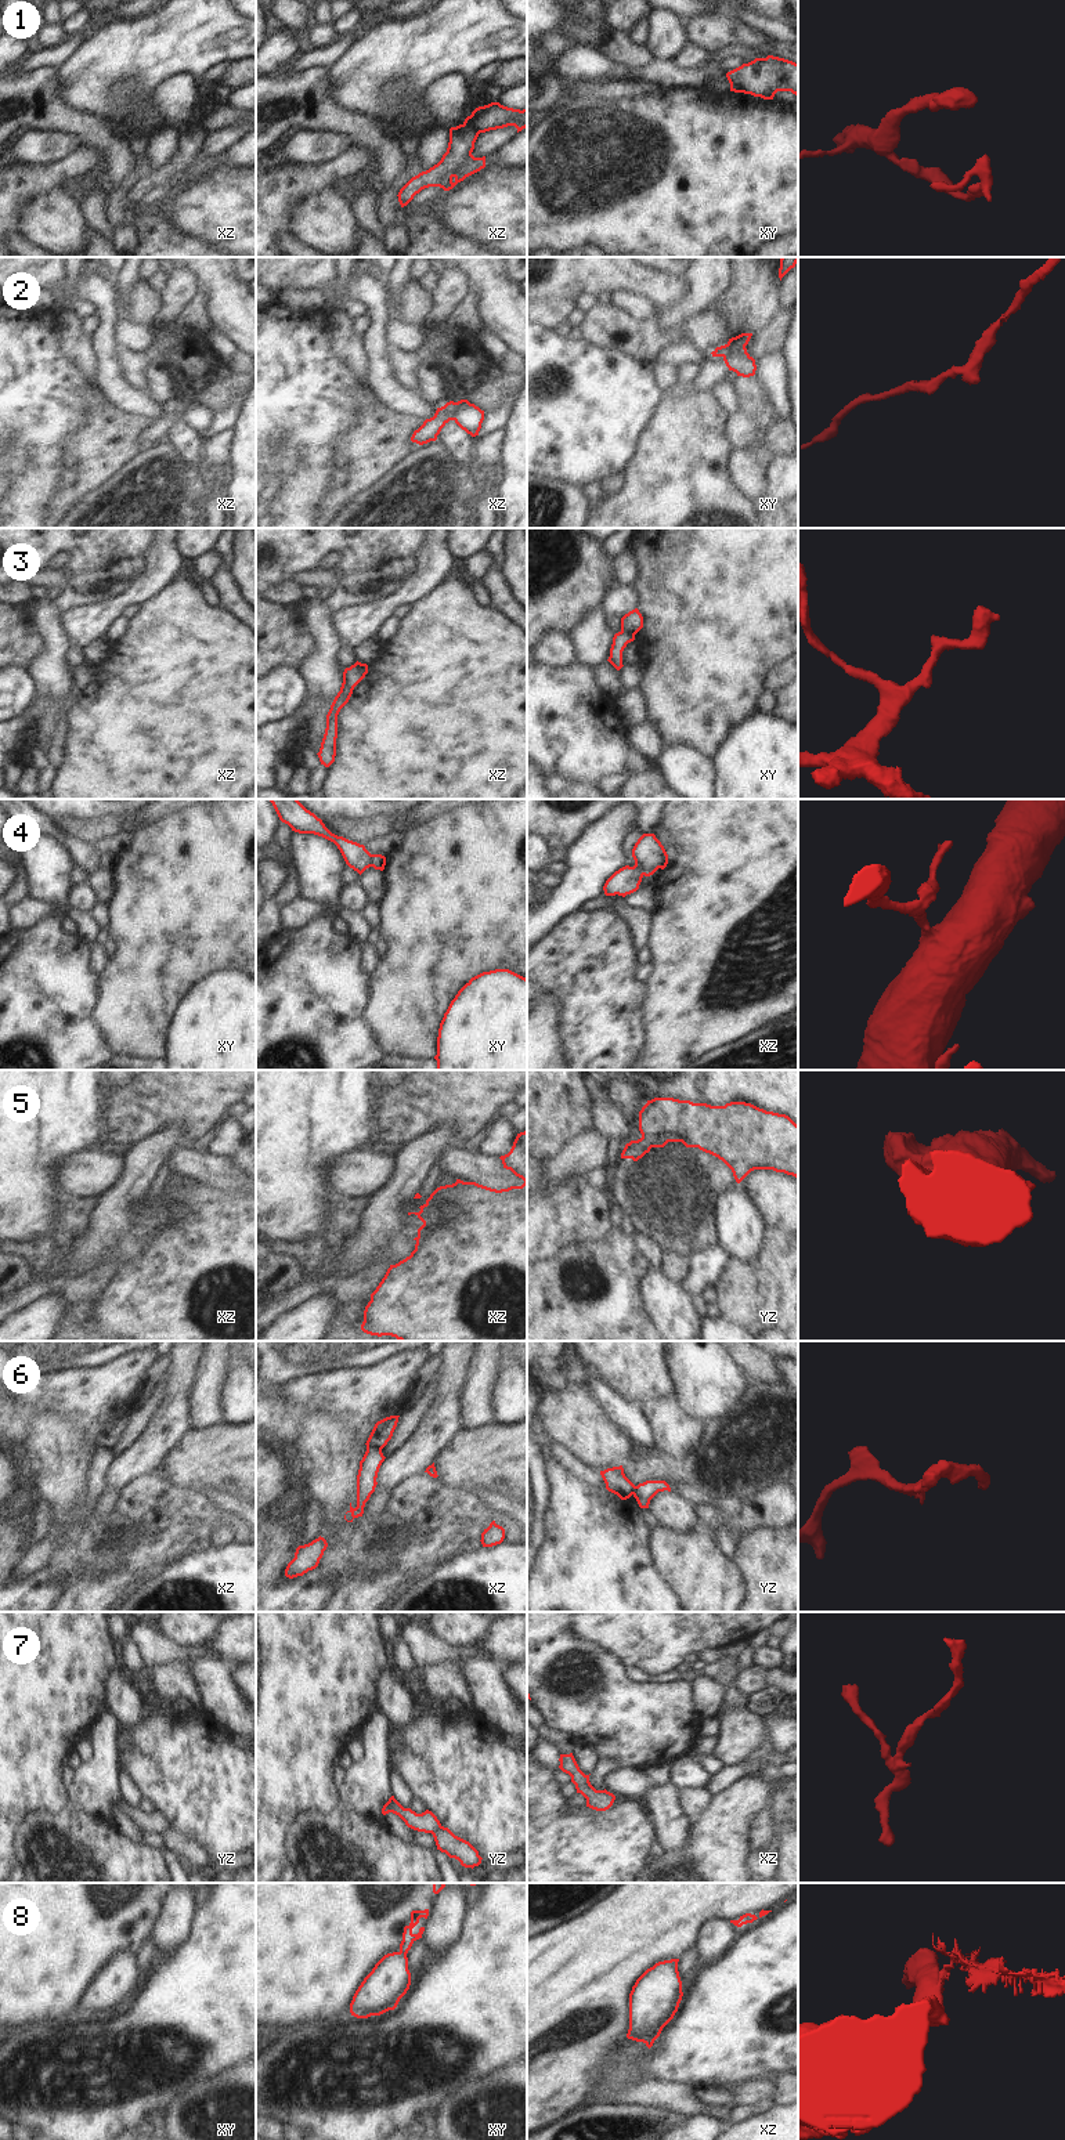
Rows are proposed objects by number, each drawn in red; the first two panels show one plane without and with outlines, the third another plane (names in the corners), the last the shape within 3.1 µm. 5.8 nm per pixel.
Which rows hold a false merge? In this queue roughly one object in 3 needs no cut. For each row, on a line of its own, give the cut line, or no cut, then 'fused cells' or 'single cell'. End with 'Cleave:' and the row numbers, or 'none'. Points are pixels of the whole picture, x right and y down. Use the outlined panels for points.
1: cut xz (464, 123), (479, 133); fused cells
2: cut xz (452, 402), (454, 419); fused cells
3: cut none; single cell
4: cut xy (371, 855), (372, 866); fused cells
5: cut xz (446, 1190), (458, 1213), (451, 1219), (436, 1224), (417, 1240); fused cells
6: cut xz (367, 1446), (375, 1446), (381, 1450); fused cells
7: cut yz (441, 1826), (432, 1833); fused cells
8: cut xy (399, 1952), (405, 1956); fused cells
Cleave: 1, 2, 4, 5, 6, 7, 8

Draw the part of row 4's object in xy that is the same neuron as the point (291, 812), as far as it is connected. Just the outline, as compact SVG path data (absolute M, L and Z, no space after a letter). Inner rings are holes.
M268 799L279 820L299 834L314 834L333 842L346 864L360 875L372 867L372 854L364 845L332 834L321 818L307 810L297 799Z

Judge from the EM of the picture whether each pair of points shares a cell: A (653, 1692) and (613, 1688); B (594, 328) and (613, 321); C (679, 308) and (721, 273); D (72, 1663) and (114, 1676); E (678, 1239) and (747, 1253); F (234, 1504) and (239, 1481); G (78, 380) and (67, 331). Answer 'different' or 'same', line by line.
A: same
B: same
C: same
D: different
E: different
F: different
G: different

